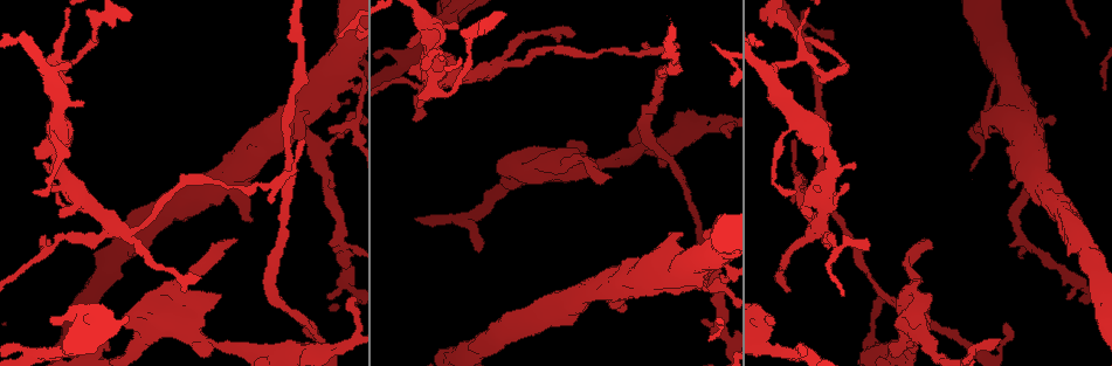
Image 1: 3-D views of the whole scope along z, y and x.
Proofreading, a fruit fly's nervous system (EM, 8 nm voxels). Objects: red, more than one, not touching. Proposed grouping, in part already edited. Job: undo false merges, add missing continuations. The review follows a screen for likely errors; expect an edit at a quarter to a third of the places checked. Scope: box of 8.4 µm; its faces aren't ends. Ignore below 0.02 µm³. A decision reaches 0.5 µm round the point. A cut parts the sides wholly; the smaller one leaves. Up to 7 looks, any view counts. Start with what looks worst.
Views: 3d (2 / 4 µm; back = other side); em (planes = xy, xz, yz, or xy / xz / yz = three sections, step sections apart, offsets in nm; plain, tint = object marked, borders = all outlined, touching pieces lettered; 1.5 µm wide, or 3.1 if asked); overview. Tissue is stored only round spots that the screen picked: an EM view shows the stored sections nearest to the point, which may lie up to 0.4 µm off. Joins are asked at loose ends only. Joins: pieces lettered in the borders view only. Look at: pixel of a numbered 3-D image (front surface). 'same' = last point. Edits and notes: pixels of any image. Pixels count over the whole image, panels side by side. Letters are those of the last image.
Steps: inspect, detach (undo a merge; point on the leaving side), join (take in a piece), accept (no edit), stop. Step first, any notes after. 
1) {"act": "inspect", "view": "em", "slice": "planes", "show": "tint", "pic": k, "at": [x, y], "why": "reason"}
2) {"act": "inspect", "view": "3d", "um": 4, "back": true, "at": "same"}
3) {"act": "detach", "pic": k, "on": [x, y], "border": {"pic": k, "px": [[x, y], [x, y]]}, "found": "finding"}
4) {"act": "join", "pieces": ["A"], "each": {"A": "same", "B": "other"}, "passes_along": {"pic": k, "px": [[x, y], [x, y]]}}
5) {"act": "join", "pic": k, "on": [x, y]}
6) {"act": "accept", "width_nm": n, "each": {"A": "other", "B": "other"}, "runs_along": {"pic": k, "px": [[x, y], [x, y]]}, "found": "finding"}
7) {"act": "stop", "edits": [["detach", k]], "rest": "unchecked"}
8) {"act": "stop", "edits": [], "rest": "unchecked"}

{"act": "inspect", "view": "em", "slice": "planes", "show": "borders", "pic": 1, "at": [999, 339], "why": "an open end"}

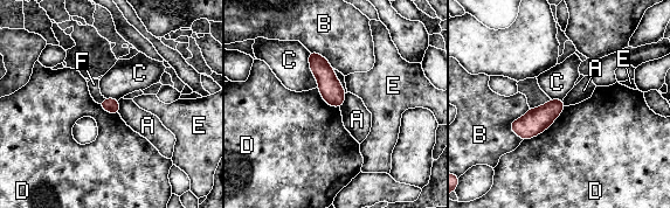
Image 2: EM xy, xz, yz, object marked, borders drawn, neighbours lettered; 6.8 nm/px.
{"act": "accept", "each": {"A": "other", "B": "other", "C": "other", "D": "other", "E": "other", "F": "other"}, "border": {"pic": 2, "px": [[105, 98], [98, 103]]}, "found": "no lettered piece goes on from it"}

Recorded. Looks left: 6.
{"act": "inspect", "view": "em", "slice": "planes", "show": "borders", "pic": 1, "at": [771, 323], "why": "an open end"}

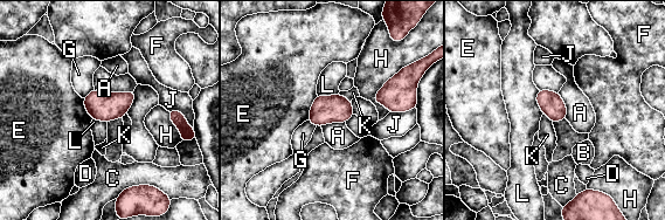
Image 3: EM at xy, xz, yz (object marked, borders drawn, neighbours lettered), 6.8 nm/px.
{"act": "accept", "each": {"A": "other", "B": "other", "C": "other", "D": "other", "E": "other", "F": "other", "G": "other", "H": "other", "J": "other", "K": "other", "L": "other"}, "border": {"pic": 3, "px": [[339, 93], [351, 101]]}, "found": "no lettered piece goes on from it"}

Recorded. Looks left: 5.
{"act": "inspect", "view": "em", "slice": "planes", "show": "borders", "pic": 1, "at": [467, 51], "why": "narrows sharply"}

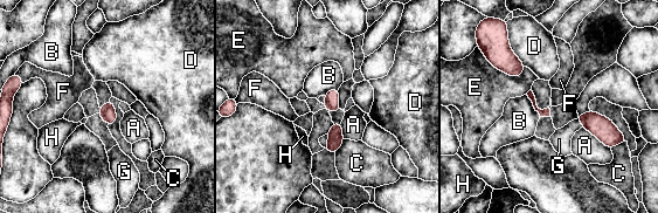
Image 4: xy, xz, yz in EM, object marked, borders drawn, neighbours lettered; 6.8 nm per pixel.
{"act": "accept", "longest_contact_nm": ["E", 260], "each": {"A": "other", "B": "other", "C": "other", "D": "other", "E": "other", "F": "other", "G": "other", "H": "other"}, "border": {"pic": 4, "px": [[526, 95], [540, 116]]}, "found": "one neuron here"}

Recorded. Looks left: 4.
{"act": "stop", "edits": [], "rest": "unchecked"}

